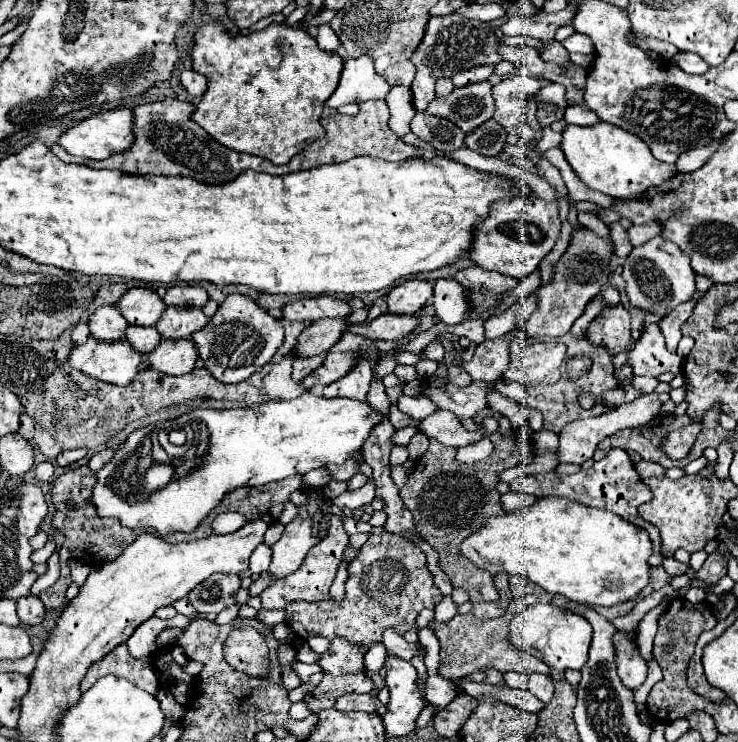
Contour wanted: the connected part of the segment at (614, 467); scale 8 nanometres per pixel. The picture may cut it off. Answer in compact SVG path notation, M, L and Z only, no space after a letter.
M610 449L606 453L604 459L596 461L590 469L582 469L574 475L558 475L558 473L540 473L540 475L528 475L528 477L520 477L516 481L510 483L510 487L514 491L524 491L524 493L532 493L536 497L546 497L546 495L560 495L560 497L568 497L574 499L578 503L590 505L590 507L598 507L598 509L606 509L612 511L616 515L620 515L622 519L628 519L630 523L644 527L650 533L652 539L652 549L660 547L660 535L658 529L650 523L646 523L640 515L638 515L638 507L646 501L650 501L652 493L650 489L642 483L642 479L638 477L638 473L634 471L634 465L628 457L628 453L624 449Z

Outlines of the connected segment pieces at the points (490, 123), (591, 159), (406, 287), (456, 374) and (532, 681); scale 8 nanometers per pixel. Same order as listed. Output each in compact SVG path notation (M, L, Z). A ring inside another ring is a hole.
M488 119L486 123L470 131L470 135L466 135L464 145L484 157L498 157L498 153L506 145L506 131L494 119Z
M602 121L594 127L568 125L564 129L564 139L560 143L560 149L564 151L566 161L570 163L574 173L584 181L586 187L610 195L614 199L642 195L650 187L658 187L658 183L664 183L676 173L674 165L656 161L642 139Z
M410 279L390 289L386 295L388 313L394 315L414 315L418 309L430 303L432 285L422 279Z
M450 364L448 365L447 370L449 382L459 387L466 387L473 381L470 375L460 367Z
M538 673L528 675L526 683L524 683L524 689L528 693L532 693L544 705L548 705L550 699L552 699L552 695L554 695L554 685L552 685L550 675L538 675Z

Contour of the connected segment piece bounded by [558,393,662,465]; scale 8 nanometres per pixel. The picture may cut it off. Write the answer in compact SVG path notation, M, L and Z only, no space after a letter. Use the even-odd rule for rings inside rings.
M650 393L650 395L642 395L640 399L636 399L634 403L628 403L628 405L622 405L618 409L612 409L612 411L606 411L598 417L590 417L590 419L580 419L580 421L572 421L570 425L566 425L558 437L560 437L560 445L558 445L558 461L560 463L576 463L576 465L582 465L586 459L592 457L596 445L608 437L608 435L614 435L616 431L620 429L628 429L628 427L638 427L638 425L646 425L650 423L658 413L660 413L660 405L662 401L658 401L658 395L656 393Z

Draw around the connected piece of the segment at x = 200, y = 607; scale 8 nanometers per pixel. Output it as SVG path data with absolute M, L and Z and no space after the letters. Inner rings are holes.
M216 573L210 579L206 579L204 583L200 583L198 587L194 587L188 595L190 603L194 605L194 609L202 615L208 613L220 613L222 609L234 605L234 597L240 589L240 577L238 575L222 575Z

